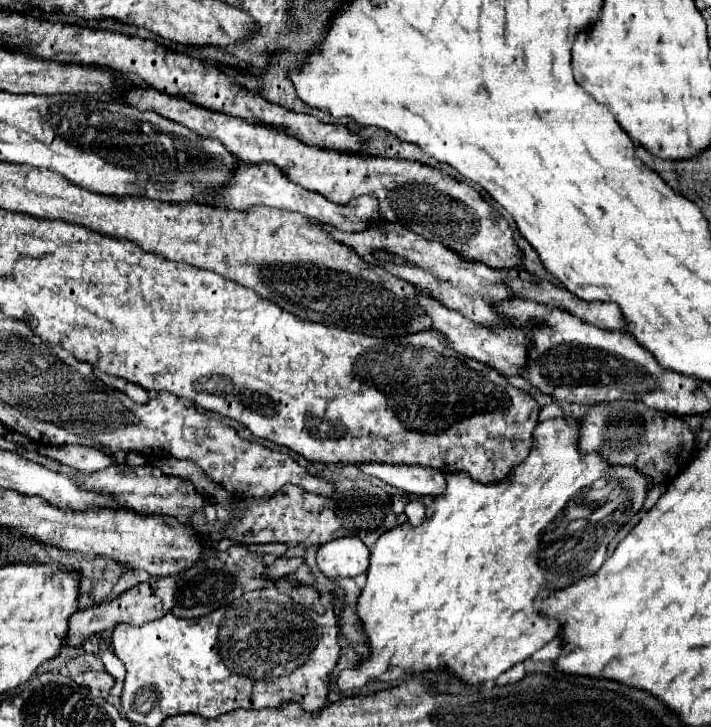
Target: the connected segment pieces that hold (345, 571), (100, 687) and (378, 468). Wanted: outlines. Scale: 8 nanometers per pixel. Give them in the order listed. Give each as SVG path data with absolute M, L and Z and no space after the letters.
M359 537L333 539L319 547L317 565L329 579L357 577L369 567L369 549Z
M87 671L87 673L83 673L83 681L91 691L97 691L97 693L107 693L115 683L115 679L105 671L101 671L101 673Z
M359 463L359 471L379 477L381 481L415 495L439 495L445 491L445 475L421 465L389 465L389 463Z

